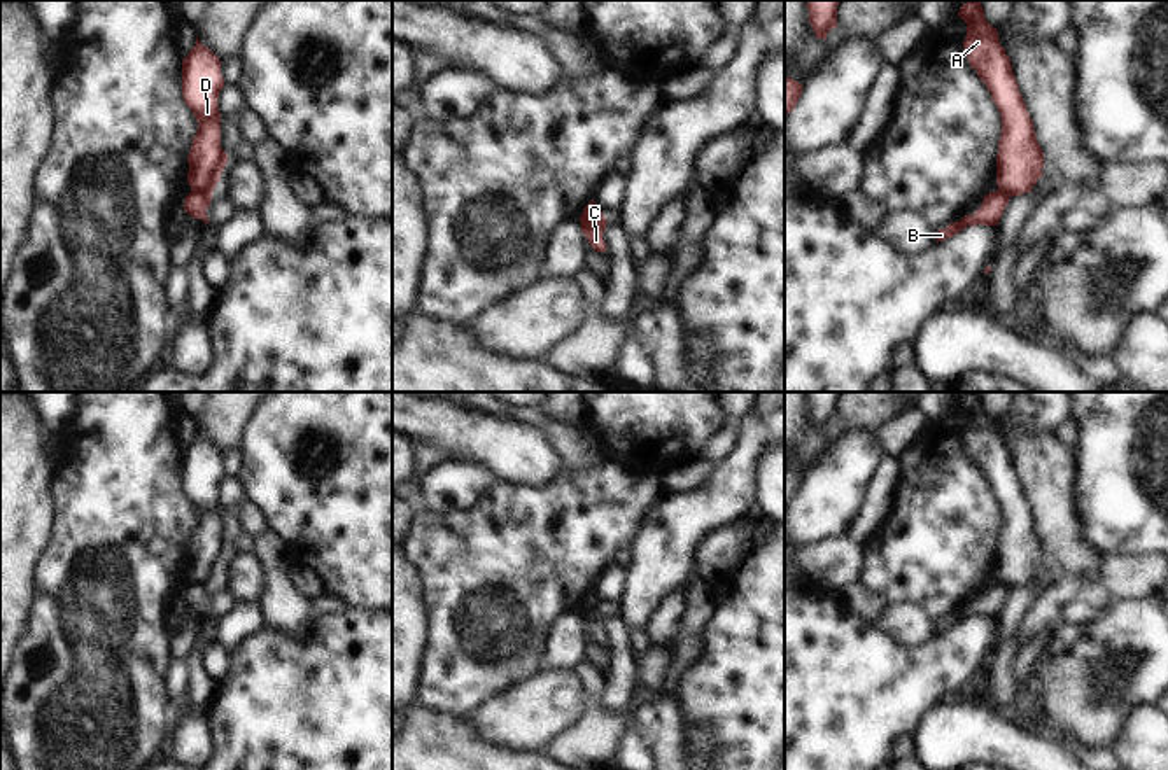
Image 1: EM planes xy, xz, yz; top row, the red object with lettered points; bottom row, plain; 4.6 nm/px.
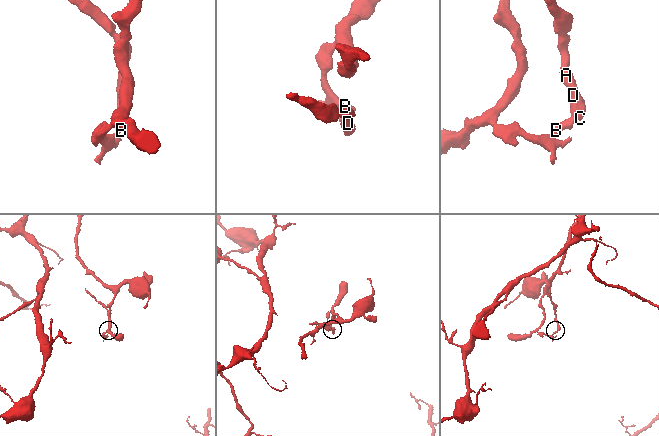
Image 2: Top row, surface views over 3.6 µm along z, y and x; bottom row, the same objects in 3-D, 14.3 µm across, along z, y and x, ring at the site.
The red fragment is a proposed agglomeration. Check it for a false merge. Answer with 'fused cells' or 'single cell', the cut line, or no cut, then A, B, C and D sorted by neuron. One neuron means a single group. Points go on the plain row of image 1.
fused cells; cut xz (603, 606), (580, 613); groups A C D / B

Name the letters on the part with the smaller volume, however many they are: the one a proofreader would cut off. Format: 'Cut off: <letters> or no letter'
Cut off: A, C, D

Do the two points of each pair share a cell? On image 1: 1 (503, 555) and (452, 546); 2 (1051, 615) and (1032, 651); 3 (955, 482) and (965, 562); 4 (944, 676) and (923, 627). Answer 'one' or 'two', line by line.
1: one
2: two
3: one
4: two

